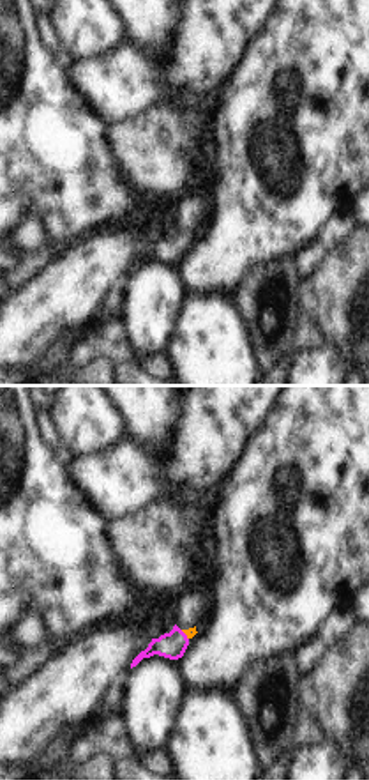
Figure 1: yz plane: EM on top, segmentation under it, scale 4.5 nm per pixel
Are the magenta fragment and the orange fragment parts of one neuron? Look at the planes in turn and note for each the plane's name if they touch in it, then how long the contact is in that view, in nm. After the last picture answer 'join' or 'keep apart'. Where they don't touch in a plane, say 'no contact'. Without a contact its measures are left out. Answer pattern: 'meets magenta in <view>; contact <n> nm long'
meets magenta in yz; contact 60 nm long

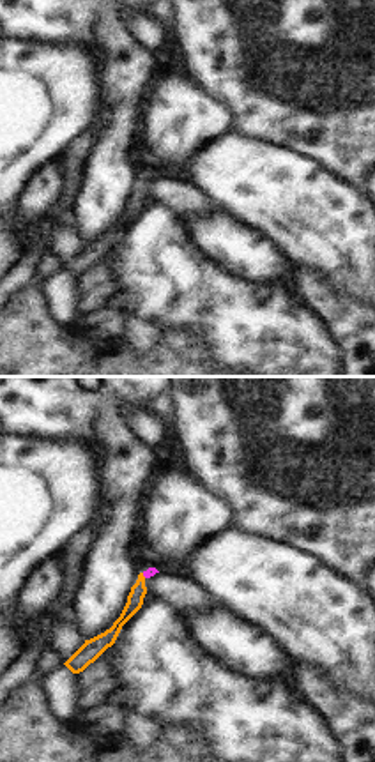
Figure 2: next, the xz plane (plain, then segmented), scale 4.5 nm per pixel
meets magenta in xz; contact 30 nm long

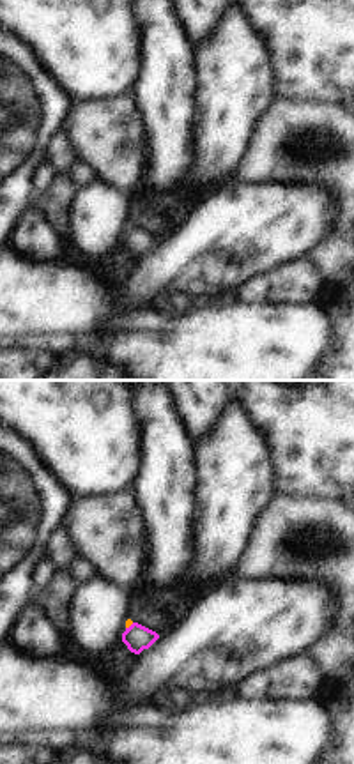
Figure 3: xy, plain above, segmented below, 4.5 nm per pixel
meets magenta in xy; contact 50 nm long

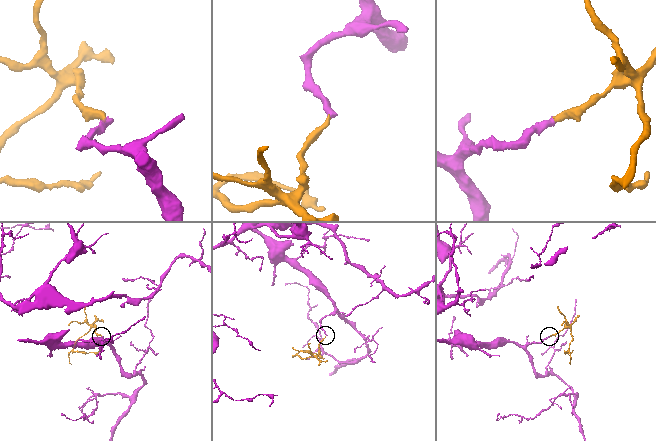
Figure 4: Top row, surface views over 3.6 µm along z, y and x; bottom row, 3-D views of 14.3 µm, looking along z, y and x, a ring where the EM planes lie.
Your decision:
join

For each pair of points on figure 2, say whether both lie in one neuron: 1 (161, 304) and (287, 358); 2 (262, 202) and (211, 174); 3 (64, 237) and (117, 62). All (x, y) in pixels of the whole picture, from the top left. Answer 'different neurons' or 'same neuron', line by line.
1: same neuron
2: same neuron
3: different neurons

